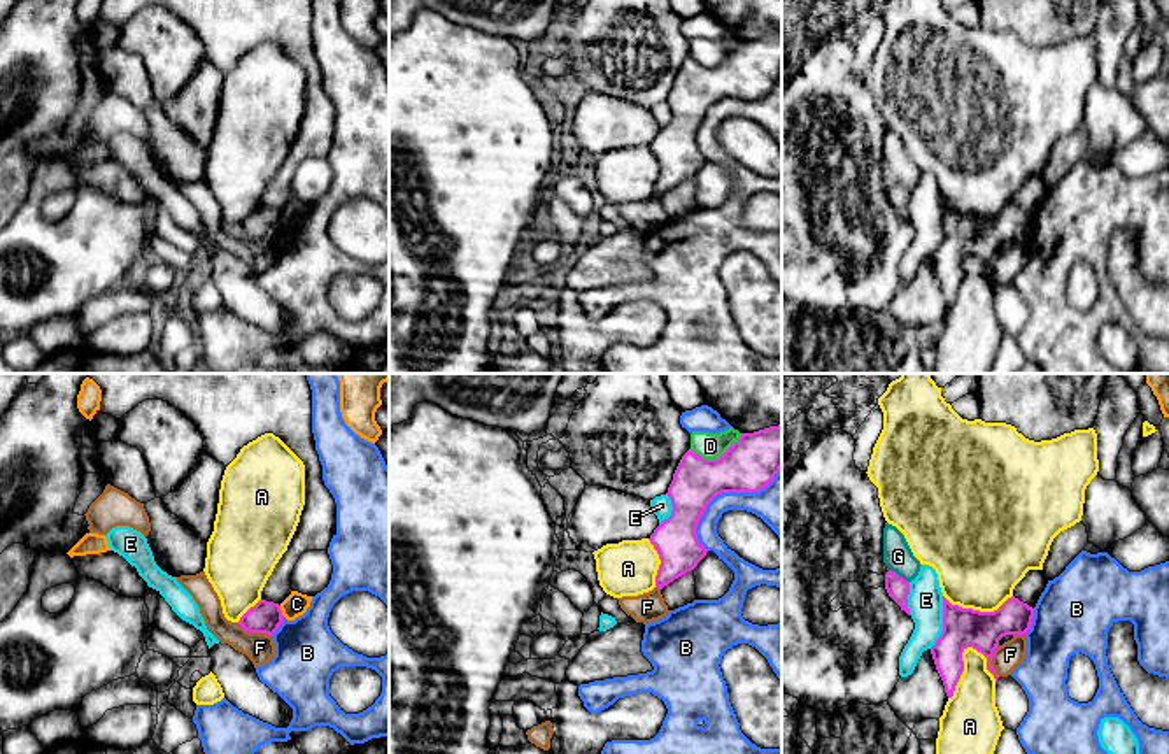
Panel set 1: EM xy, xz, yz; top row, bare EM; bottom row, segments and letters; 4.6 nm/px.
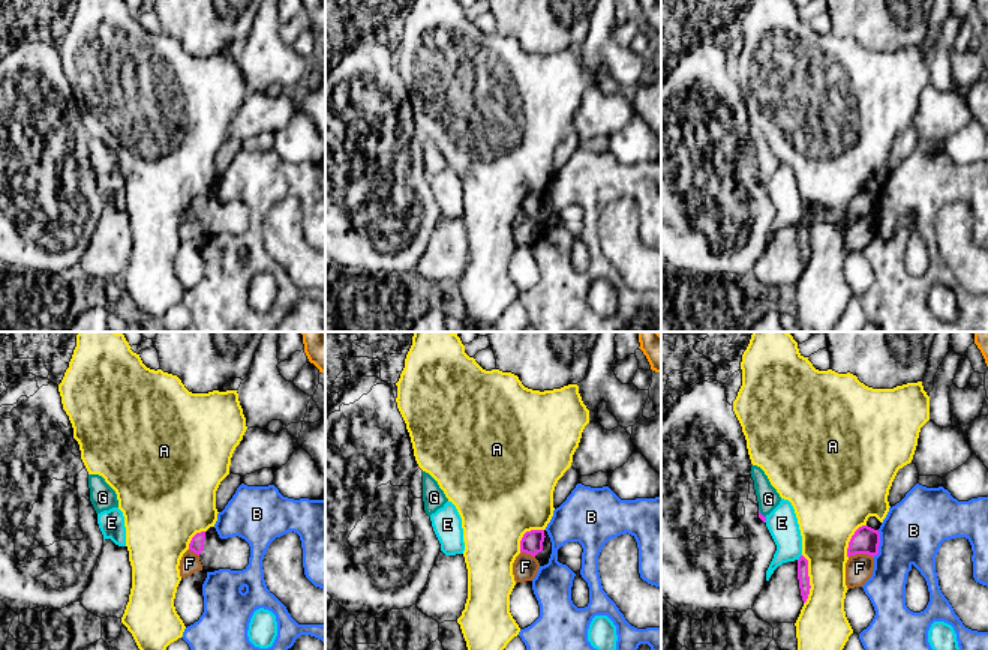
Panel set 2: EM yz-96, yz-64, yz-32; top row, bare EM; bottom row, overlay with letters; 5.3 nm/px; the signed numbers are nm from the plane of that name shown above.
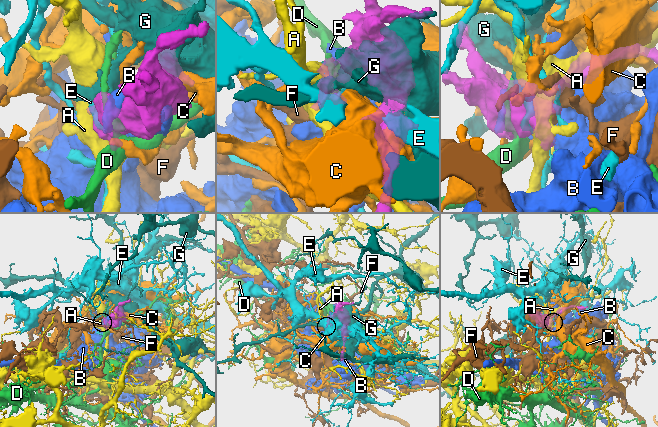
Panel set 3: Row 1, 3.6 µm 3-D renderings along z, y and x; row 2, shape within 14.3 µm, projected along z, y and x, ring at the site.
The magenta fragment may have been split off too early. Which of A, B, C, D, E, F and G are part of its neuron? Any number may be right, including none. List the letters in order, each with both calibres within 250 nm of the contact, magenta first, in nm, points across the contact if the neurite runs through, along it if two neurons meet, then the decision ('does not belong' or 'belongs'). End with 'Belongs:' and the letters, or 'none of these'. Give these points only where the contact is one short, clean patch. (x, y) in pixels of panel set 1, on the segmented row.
A: calibres 180 and 260 nm; does not belong
B: calibres 240 and 180 nm; does not belong
C: calibres 140 and 110 nm; does not belong
D: calibres 240 and 130 nm; does not belong
E: calibres 180 and 160 nm; does not belong
F: calibres 140 and 140 nm; border xy (237, 623), (249, 632), (270, 635); does not belong
G: calibres 100 and 140 nm; does not belong
Belongs: none of these

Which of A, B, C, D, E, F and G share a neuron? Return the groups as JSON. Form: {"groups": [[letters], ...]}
{"groups": [["A"], ["B"], ["C"], ["D"], ["E"], ["F"], ["G"]]}

